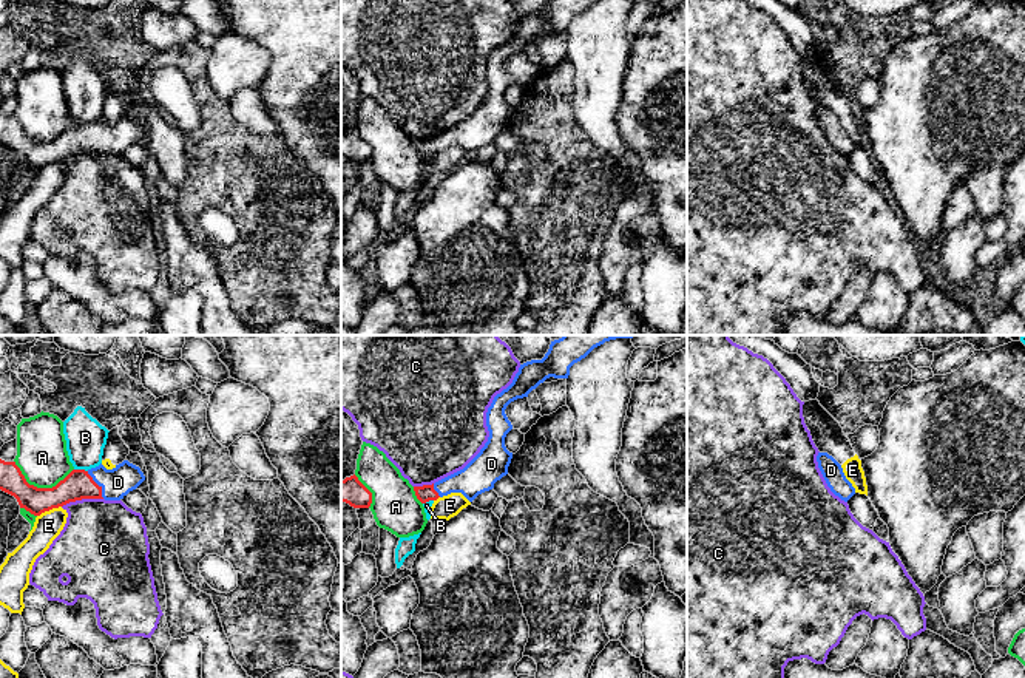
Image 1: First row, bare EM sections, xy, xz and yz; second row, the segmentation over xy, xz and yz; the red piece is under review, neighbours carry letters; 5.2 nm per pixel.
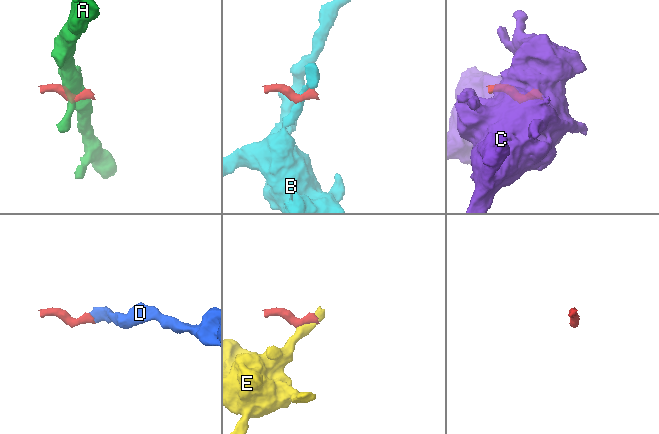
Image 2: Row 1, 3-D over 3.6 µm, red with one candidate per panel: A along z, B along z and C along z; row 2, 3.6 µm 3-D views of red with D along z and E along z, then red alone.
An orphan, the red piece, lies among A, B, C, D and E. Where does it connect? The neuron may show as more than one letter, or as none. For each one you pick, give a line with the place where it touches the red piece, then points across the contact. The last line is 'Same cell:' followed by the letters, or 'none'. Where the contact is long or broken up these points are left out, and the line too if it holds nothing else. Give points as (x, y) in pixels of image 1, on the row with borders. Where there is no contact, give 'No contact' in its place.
D: Touches red at xy (98, 485). Path across: xy (77, 485), (98, 485), (118, 482)
Same cell: D

